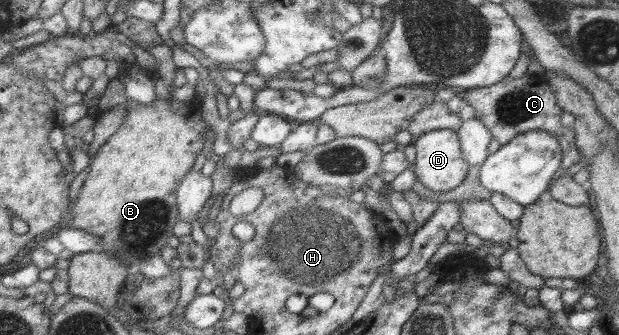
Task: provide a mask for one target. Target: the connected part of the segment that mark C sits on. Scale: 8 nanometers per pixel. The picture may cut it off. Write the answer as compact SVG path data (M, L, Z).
M528 72L518 78L508 75L494 85L467 90L464 99L474 107L475 117L484 123L501 146L506 145L518 133L544 130L554 134L563 149L560 168L567 170L580 162L575 131L562 125L561 117L564 111L558 105L558 98L544 75Z

